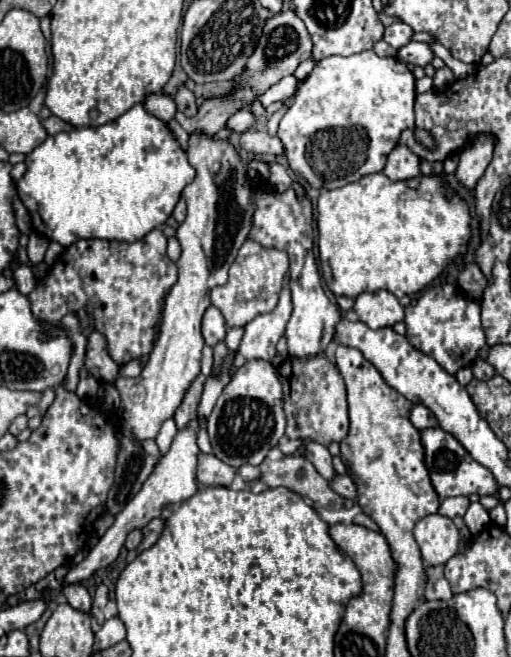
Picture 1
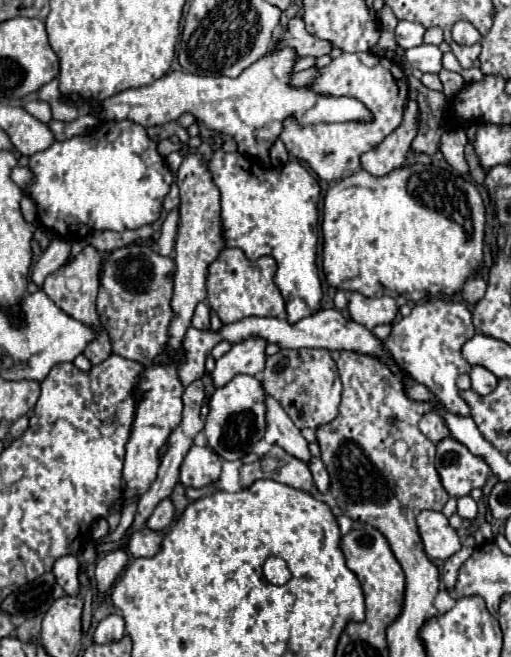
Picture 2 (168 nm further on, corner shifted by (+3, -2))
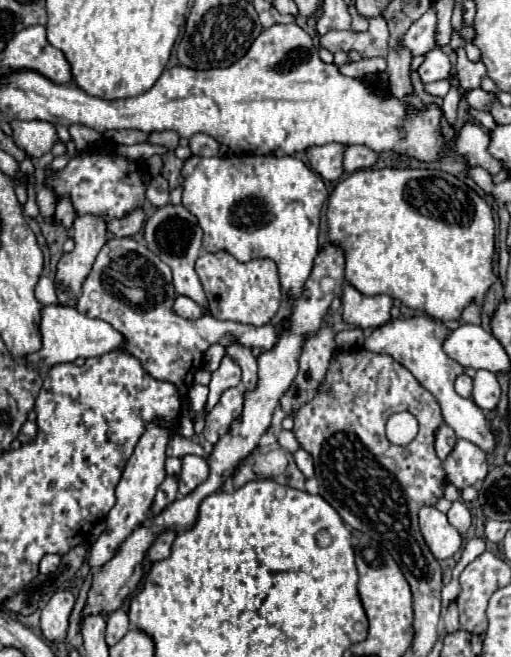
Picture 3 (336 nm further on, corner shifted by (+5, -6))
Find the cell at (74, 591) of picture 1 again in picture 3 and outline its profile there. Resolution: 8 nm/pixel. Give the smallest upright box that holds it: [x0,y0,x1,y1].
[39,555,61,575]

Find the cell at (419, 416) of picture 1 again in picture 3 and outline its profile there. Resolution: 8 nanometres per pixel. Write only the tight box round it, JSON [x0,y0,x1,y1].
[435,425,455,461]

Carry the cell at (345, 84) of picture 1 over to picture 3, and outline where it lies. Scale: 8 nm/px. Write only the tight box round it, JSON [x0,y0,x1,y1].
[307,143,345,181]

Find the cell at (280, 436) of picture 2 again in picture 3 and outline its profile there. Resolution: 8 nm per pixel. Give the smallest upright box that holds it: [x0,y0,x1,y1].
[225,343,257,391]

